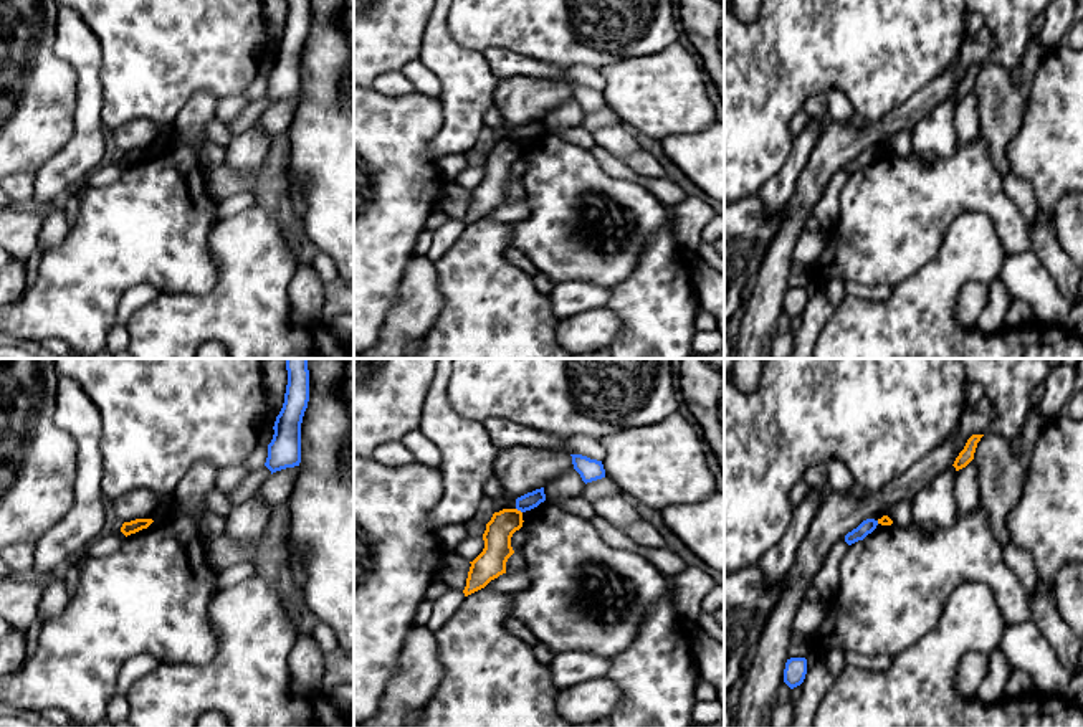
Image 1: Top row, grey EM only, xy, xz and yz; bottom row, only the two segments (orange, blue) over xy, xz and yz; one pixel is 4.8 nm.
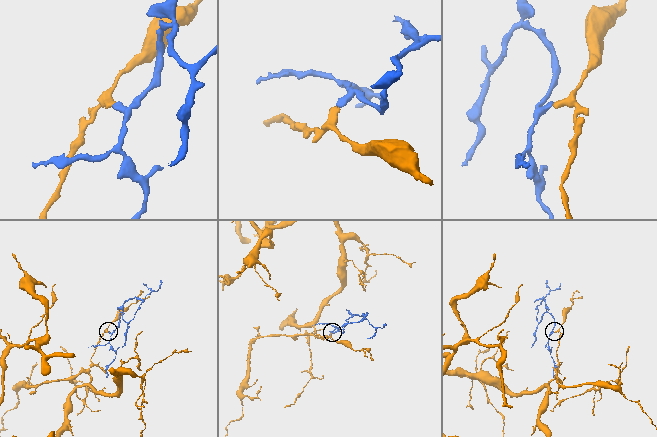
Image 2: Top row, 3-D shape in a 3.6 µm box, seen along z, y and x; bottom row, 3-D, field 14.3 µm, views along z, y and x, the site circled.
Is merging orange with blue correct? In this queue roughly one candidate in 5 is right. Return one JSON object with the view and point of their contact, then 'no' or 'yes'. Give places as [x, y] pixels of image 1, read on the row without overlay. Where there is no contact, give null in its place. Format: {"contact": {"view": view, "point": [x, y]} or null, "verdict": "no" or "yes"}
{"contact": {"view": "xz", "point": [520, 141]}, "verdict": "no"}

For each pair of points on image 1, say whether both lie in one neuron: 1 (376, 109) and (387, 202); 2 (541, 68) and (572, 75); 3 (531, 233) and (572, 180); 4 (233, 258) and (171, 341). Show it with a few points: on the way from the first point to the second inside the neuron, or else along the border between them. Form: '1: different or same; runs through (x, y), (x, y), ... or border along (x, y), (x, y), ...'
1: same; runs through (376, 133), (376, 162), (384, 171), (384, 179)
2: different; border along (567, 68), (559, 78)
3: same; runs through (544, 220), (567, 194)
4: same; runs through (233, 280), (192, 319)

